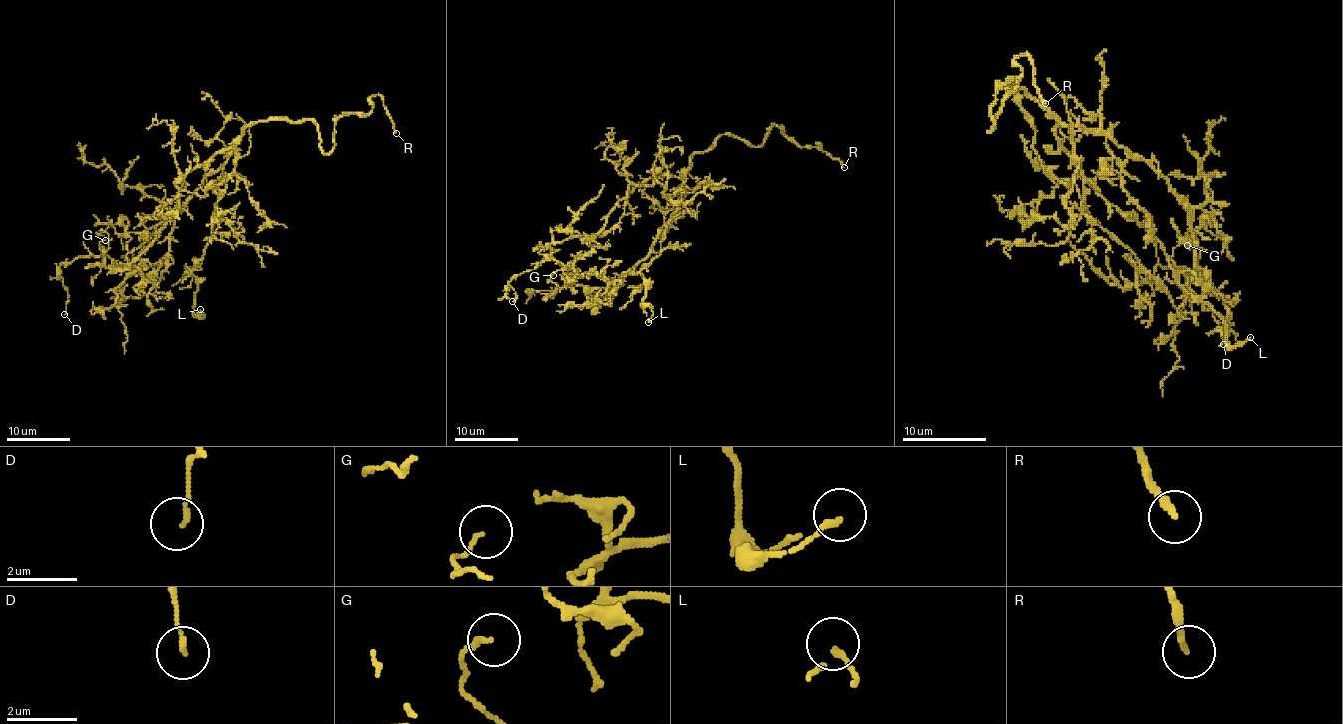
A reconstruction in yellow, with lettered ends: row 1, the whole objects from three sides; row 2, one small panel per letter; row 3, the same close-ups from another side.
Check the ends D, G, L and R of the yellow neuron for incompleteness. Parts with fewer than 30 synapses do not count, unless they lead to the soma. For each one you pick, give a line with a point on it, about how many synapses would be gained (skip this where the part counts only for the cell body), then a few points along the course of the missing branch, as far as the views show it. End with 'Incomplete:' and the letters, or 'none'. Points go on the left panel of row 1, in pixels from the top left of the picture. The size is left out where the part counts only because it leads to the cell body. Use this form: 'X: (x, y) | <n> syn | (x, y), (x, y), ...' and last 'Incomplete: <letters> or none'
R: (396, 133) | 45 syn
Incomplete: R

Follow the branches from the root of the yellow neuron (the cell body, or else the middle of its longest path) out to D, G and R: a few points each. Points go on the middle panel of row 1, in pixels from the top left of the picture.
D: (665, 174), (627, 189), (594, 235), (553, 241), (533, 270), (508, 284), (515, 292), (512, 301)
G: (665, 174), (684, 185), (676, 216), (629, 273), (613, 281), (571, 275), (563, 287), (549, 282), (553, 275)
R: (665, 174), (680, 177), (722, 134), (758, 147), (773, 125), (801, 147), (818, 144), (844, 167)

